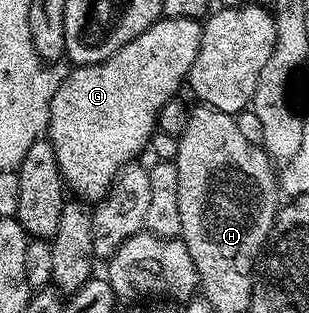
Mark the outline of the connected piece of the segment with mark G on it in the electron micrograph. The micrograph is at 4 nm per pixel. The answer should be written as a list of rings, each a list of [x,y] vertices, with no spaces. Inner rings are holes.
[[[165,16],[143,30],[139,38],[131,38],[127,46],[115,50],[115,54],[103,62],[74,67],[74,72],[62,79],[55,90],[55,98],[51,98],[47,138],[53,143],[65,187],[74,197],[85,202],[102,200],[122,168],[136,161],[140,157],[137,155],[150,147],[150,140],[157,128],[159,110],[180,93],[177,91],[186,83],[195,62],[195,54],[199,54],[201,25],[200,19]]]

